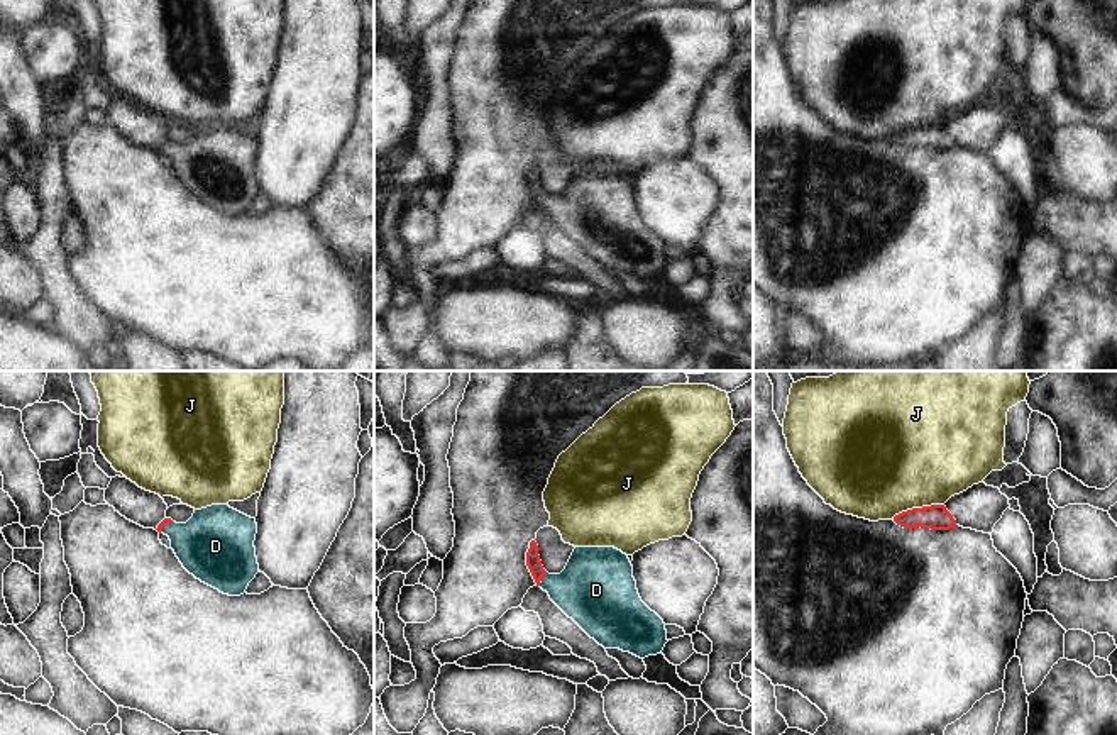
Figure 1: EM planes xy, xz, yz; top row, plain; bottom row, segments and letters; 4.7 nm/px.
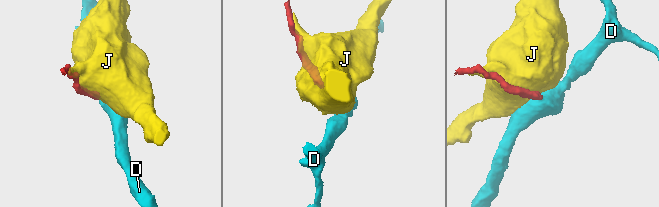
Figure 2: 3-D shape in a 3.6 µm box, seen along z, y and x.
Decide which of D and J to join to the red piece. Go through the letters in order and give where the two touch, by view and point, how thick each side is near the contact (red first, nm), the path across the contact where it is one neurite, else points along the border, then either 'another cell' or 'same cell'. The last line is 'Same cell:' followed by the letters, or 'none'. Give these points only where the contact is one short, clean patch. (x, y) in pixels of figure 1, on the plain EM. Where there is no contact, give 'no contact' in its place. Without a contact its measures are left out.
D: contact xz (540, 198); calibres 70 and 320 nm; way xz (533, 183), (540, 198), (564, 210), (591, 210); same cell
J: contact yz (918, 129); calibres 120 and 480 nm; another cell
Same cell: D

